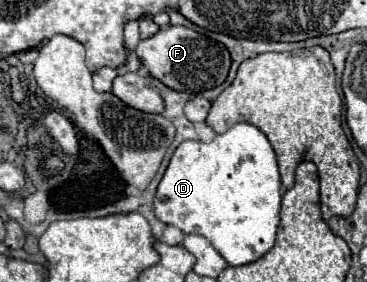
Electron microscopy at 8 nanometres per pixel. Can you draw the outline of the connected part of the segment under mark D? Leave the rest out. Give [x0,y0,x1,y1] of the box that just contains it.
[153,123,281,265]

